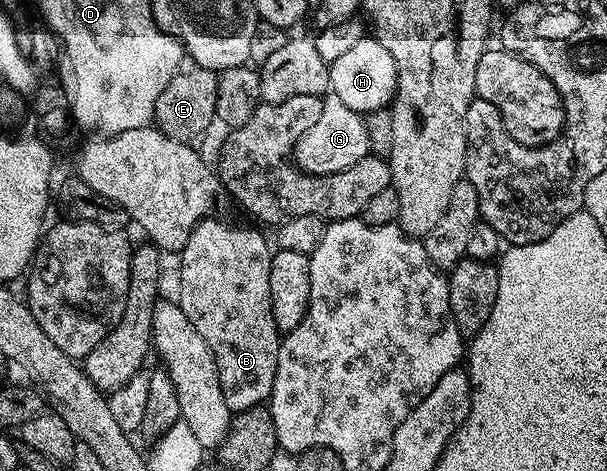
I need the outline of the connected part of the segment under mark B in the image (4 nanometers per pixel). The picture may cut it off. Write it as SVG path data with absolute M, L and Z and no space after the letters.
M207 217L199 221L180 253L182 268L178 271L176 302L184 317L192 321L196 333L208 341L216 361L224 401L228 401L231 413L237 413L263 406L269 400L276 381L280 332L272 317L270 304L272 247L266 244L257 226L241 227L238 223L225 223L222 219L214 218Z

